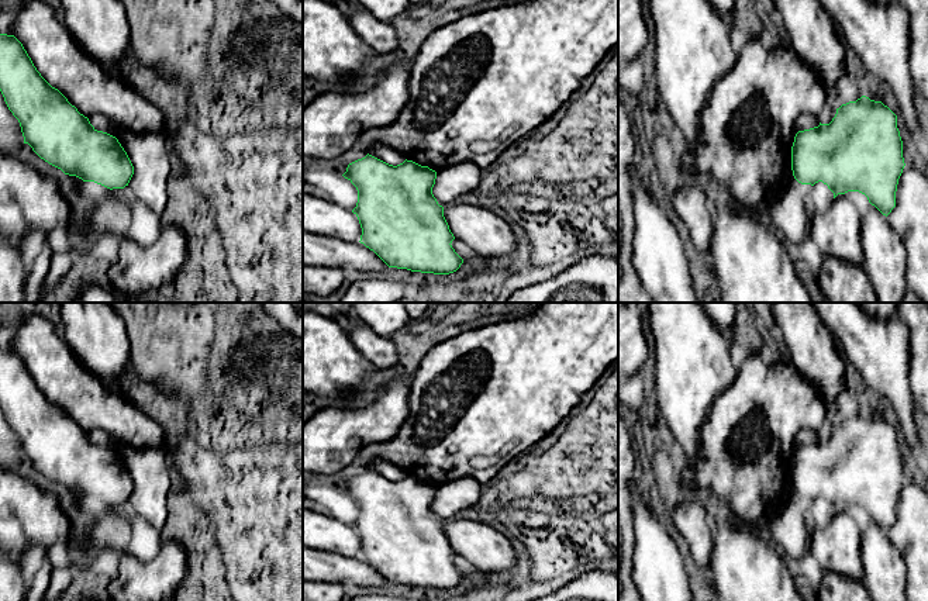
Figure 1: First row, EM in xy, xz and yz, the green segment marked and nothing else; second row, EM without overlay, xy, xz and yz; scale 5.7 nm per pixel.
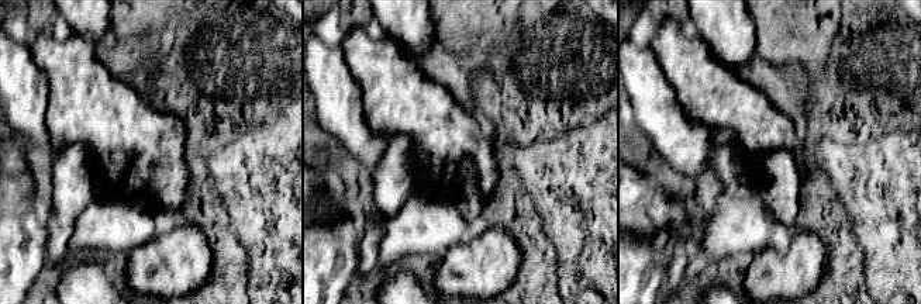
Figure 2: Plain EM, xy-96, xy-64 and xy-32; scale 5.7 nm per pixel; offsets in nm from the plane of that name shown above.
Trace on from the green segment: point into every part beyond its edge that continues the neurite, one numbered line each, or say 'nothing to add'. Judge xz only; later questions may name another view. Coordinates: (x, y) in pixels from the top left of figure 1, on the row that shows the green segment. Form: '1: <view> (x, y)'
nothing to add

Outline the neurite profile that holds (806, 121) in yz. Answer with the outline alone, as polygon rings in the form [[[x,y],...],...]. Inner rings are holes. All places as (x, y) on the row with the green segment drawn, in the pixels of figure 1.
[[[805,113],[797,118],[794,132],[797,134],[798,131],[810,129],[818,125],[820,125],[820,121],[817,115]]]

